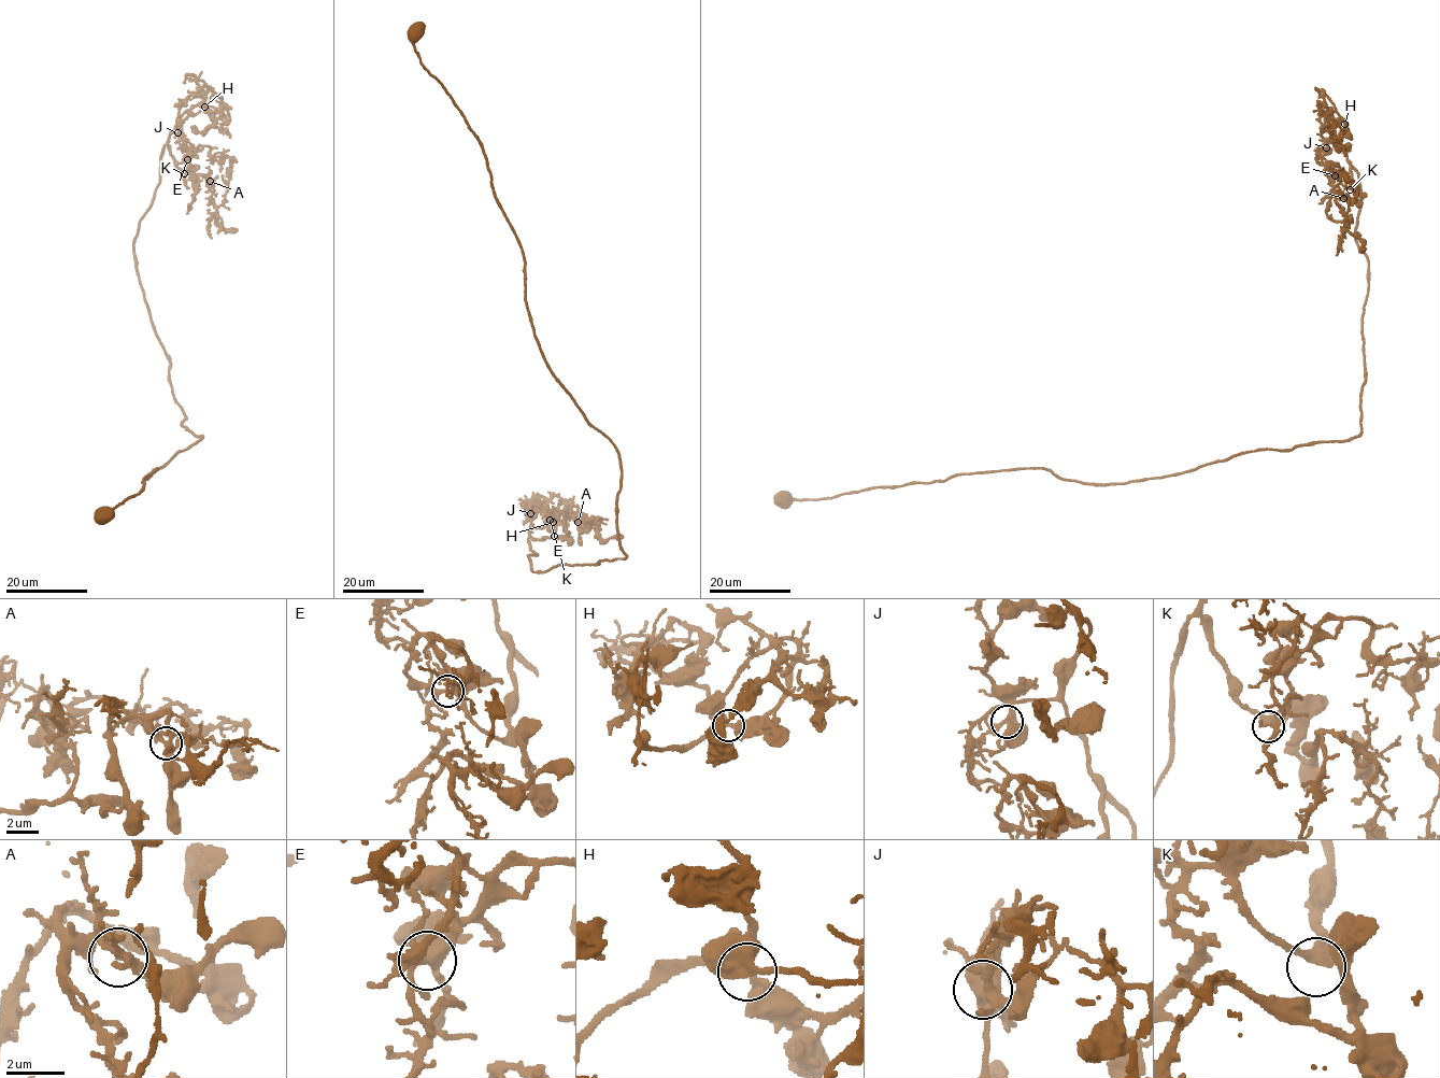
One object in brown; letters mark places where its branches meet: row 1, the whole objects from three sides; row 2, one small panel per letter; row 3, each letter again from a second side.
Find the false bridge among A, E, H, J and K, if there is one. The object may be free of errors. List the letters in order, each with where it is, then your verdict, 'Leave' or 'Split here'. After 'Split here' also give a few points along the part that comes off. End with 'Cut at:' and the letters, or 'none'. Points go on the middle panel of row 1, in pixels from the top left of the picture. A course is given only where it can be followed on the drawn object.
A: Place: (578, 522). Leave
E: Place: (550, 520). Leave
H: Place: (553, 522). Leave
J: Place: (530, 513). Leave
K: Place: (554, 536). Leave
Cut at: none

